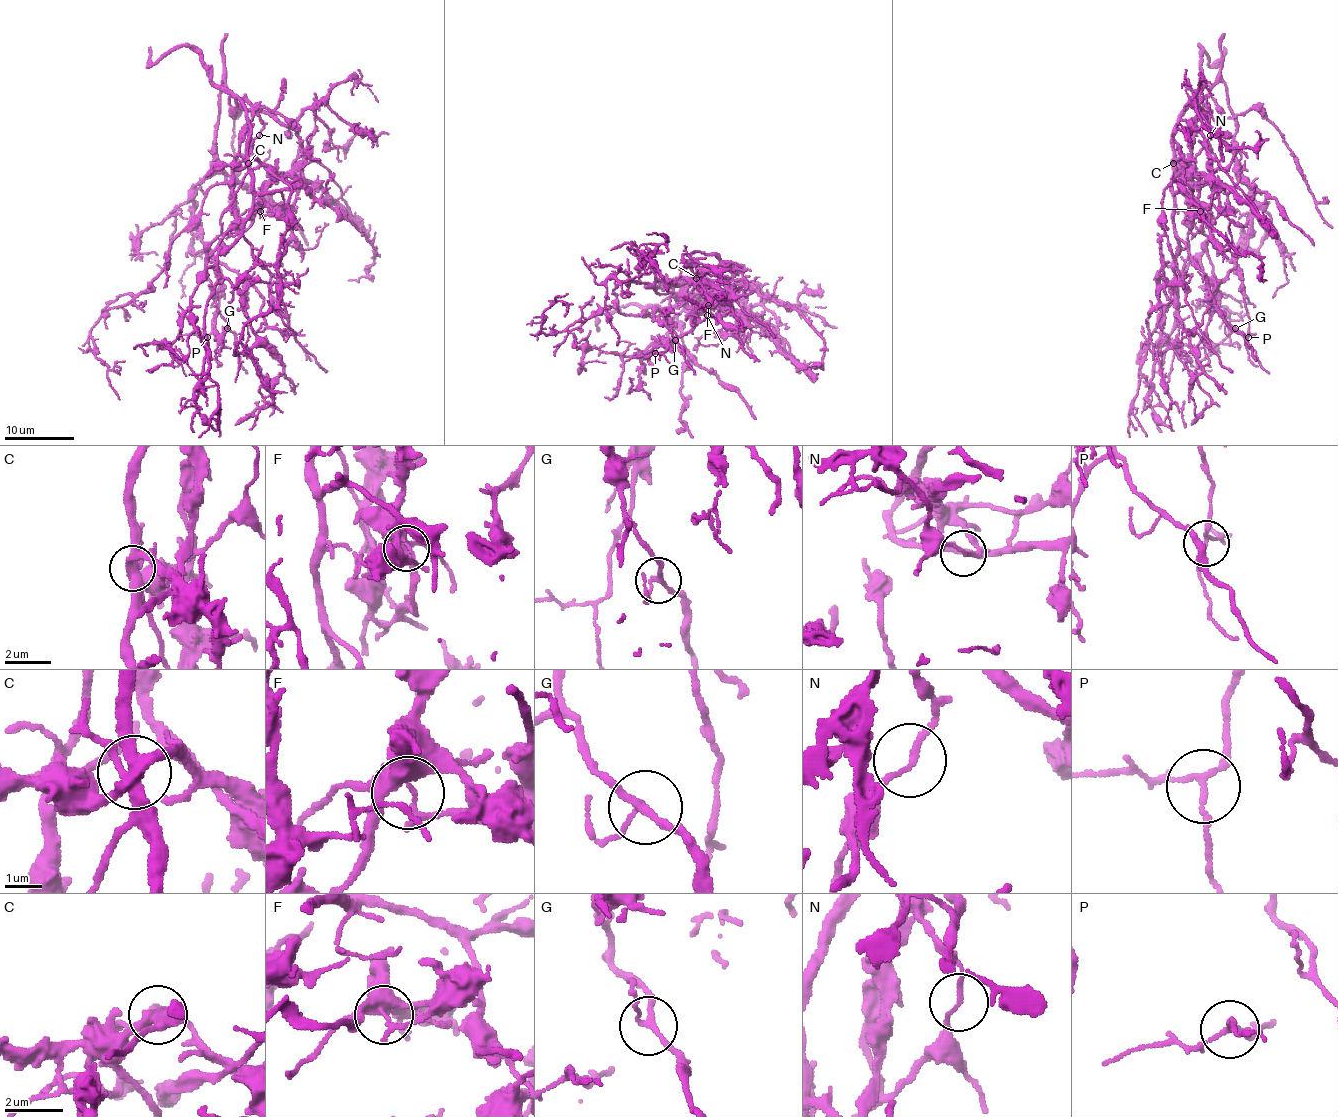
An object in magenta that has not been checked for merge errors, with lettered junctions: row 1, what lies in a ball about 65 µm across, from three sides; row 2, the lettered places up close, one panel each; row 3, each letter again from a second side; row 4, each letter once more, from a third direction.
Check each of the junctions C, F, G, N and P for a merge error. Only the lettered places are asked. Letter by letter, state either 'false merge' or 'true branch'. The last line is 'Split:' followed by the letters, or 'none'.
C: false merge
F: true branch
G: true branch
N: false merge
P: true branch
Split: C, N

